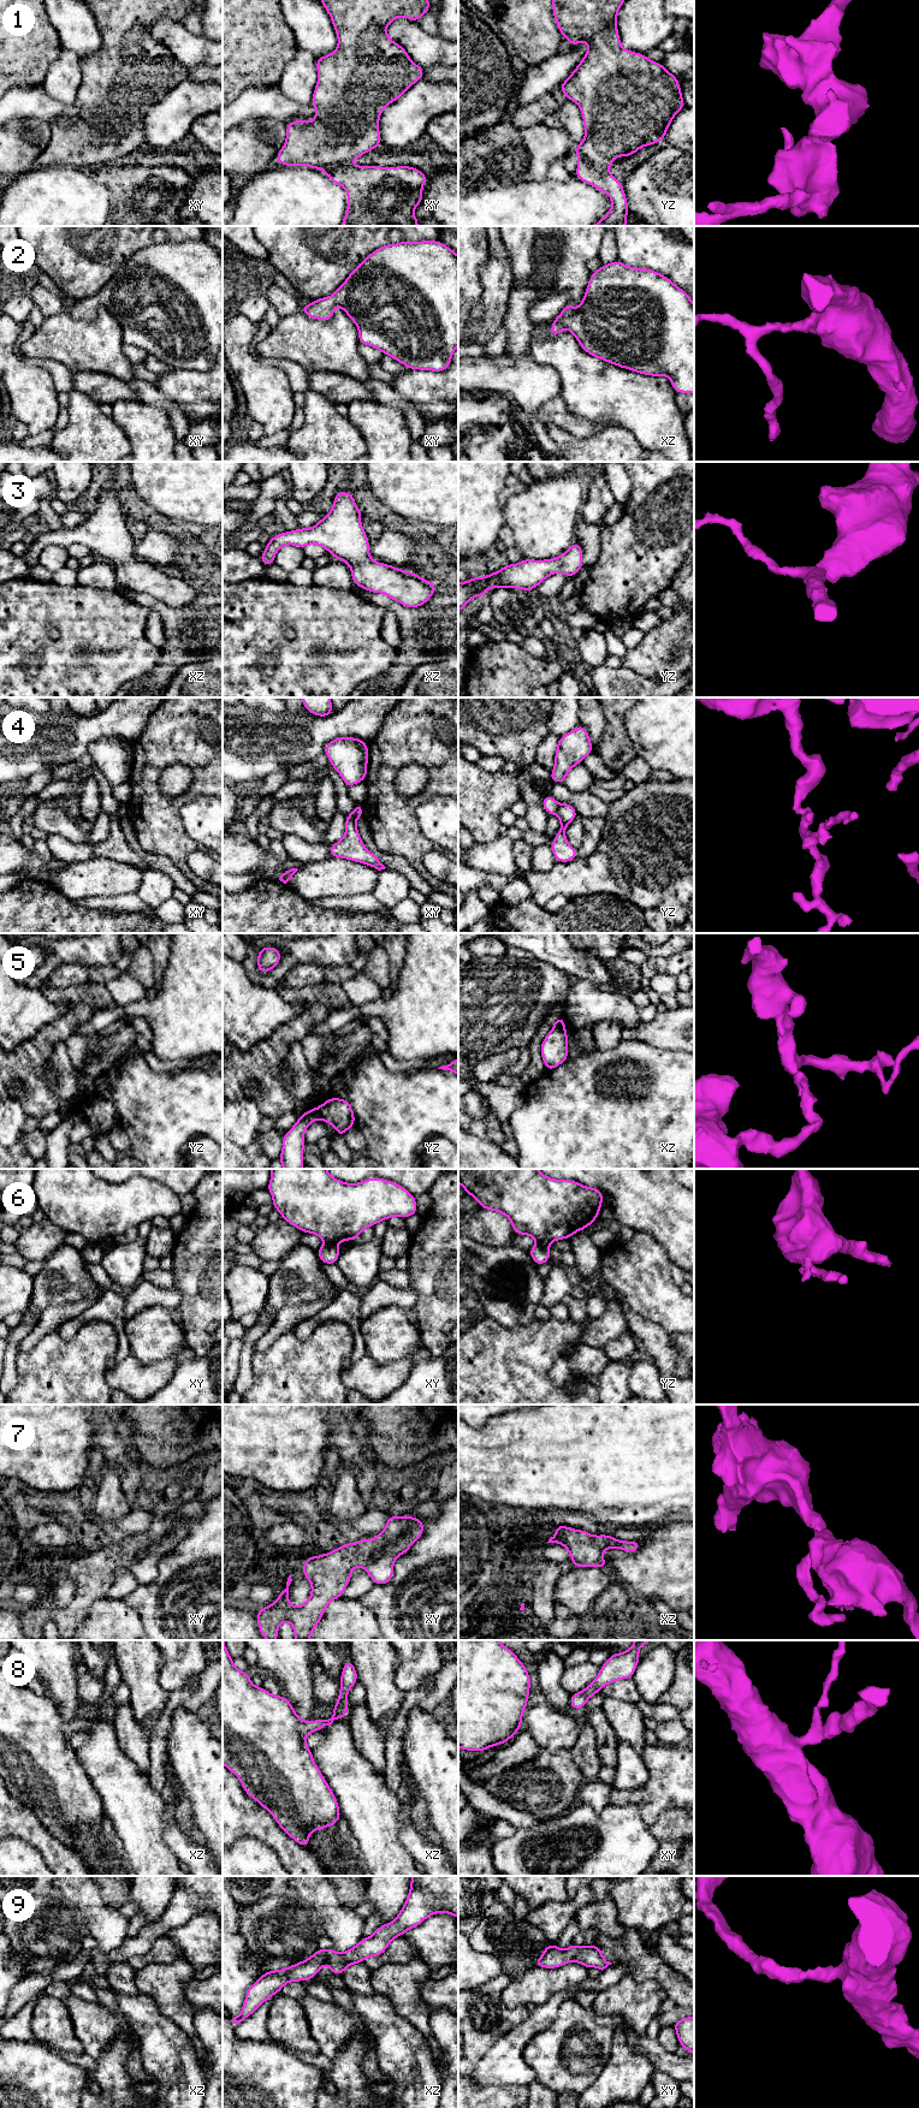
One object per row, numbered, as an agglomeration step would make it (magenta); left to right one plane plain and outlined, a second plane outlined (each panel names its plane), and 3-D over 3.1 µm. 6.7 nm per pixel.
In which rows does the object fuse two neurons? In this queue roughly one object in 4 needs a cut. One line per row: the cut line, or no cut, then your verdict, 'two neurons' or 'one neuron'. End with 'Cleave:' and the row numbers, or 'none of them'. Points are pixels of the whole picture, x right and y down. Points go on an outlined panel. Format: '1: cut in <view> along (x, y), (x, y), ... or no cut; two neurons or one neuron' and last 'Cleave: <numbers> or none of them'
1: cut in yz along (579, 156), (583, 158), (596, 168), (608, 171); two neurons
2: no cut; one neuron
3: no cut; one neuron
4: cut in yz along (559, 803), (555, 813); two neurons
5: cut in xz along (555, 1025), (564, 1029); two neurons
6: cut in xy along (325, 1242), (336, 1245); two neurons
7: no cut; one neuron
8: no cut; one neuron
9: no cut; one neuron
Cleave: 1, 4, 5, 6

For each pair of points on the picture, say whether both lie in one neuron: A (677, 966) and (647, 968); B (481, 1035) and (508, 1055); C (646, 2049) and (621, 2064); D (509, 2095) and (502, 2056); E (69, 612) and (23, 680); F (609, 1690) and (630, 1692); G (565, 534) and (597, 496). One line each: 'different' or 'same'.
A: same
B: different
C: different
D: different
E: same
F: same
G: different

